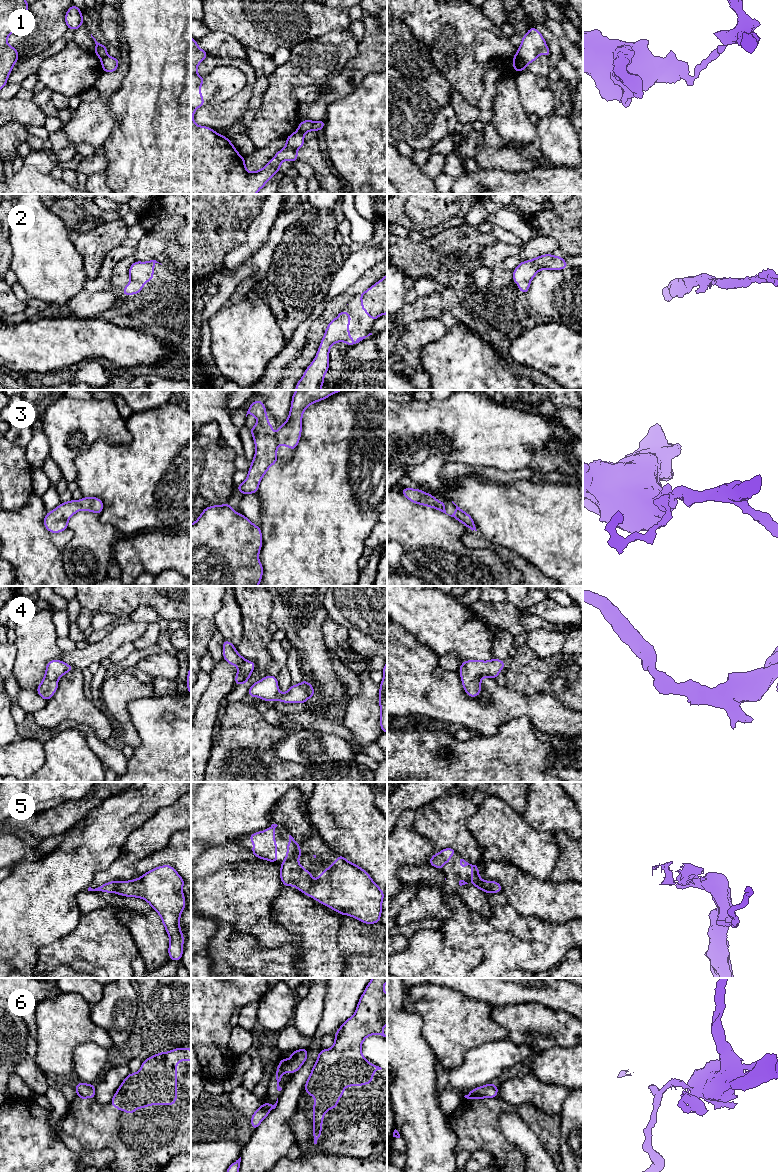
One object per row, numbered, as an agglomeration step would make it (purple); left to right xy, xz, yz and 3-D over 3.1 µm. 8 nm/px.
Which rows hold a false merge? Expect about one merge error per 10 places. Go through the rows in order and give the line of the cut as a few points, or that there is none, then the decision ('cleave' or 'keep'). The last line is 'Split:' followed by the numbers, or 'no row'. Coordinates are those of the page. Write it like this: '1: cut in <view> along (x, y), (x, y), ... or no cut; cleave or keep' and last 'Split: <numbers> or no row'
1: cut in yz along (516, 53), (526, 64); cleave
2: no cut; keep
3: no cut; keep
4: no cut; keep
5: no cut; keep
6: cut in yz along (469, 1094), (483, 1097); cleave
Split: 1, 6

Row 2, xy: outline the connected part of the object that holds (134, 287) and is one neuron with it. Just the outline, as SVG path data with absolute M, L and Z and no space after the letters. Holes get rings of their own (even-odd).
M150 260L148 262L135 261L130 266L130 268L129 268L130 282L128 285L126 285L122 289L124 296L140 293L142 291L142 287L145 285L145 283L154 279L153 272L154 272L154 264L155 263L159 263L159 262L157 262L156 260ZM159 263L159 264L161 264L161 263Z

